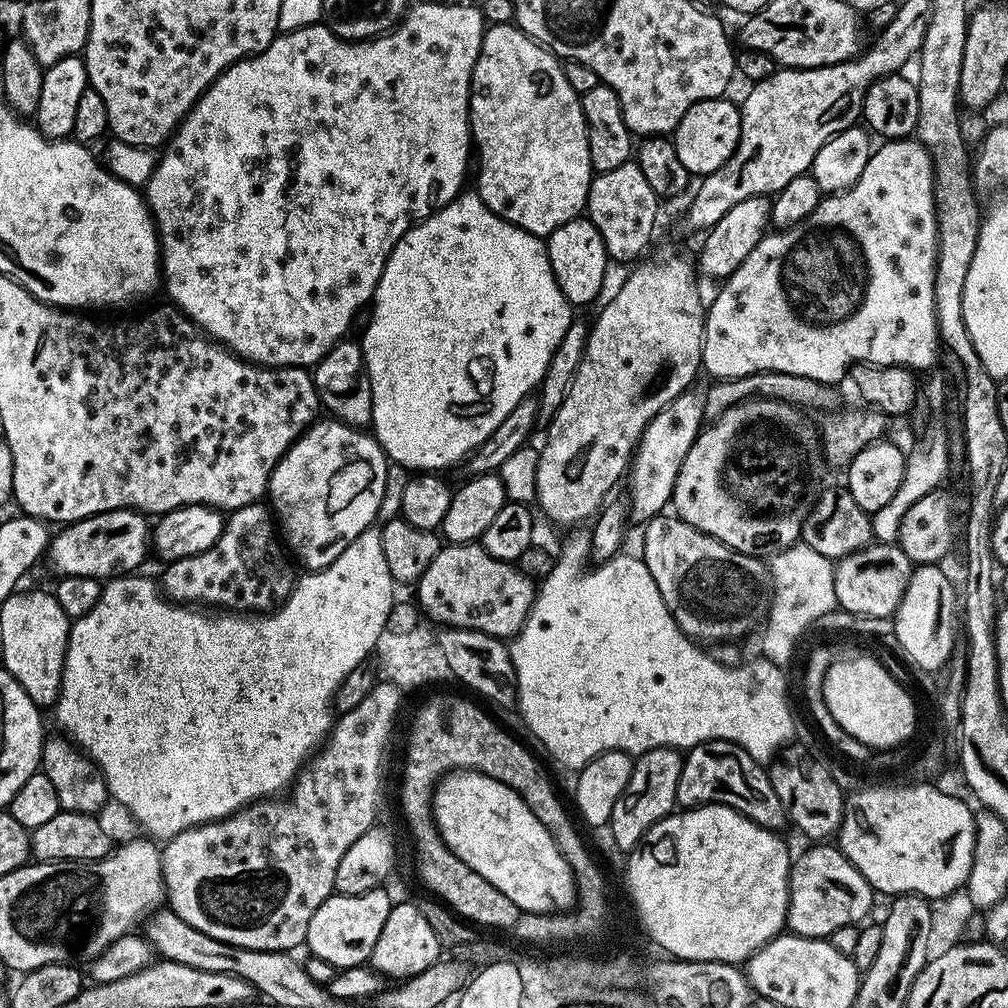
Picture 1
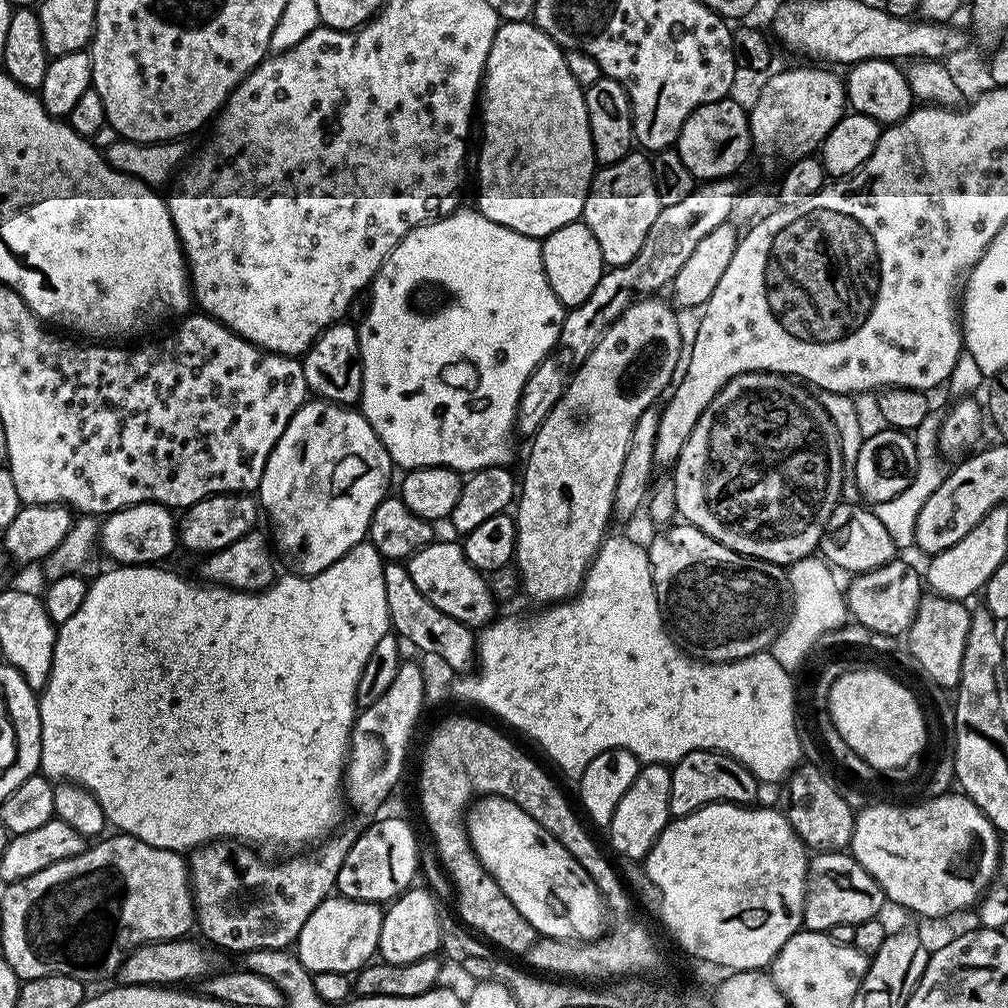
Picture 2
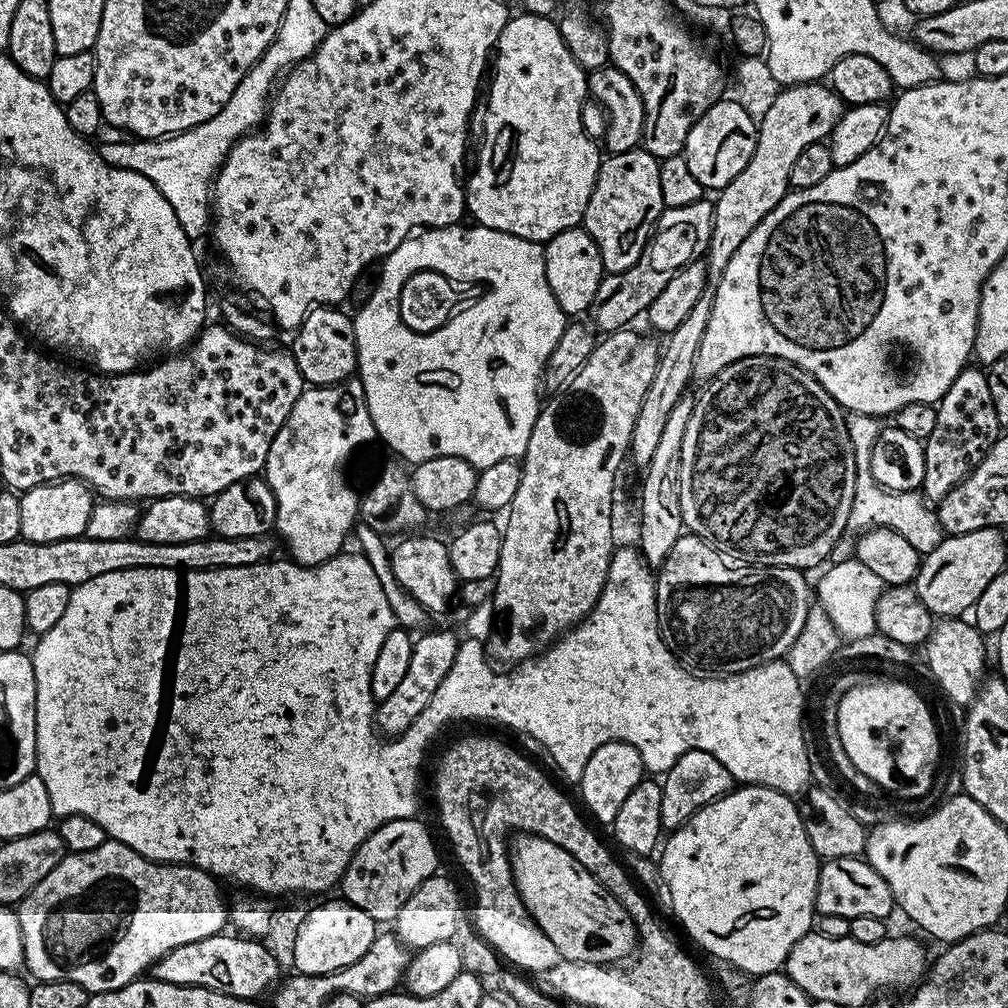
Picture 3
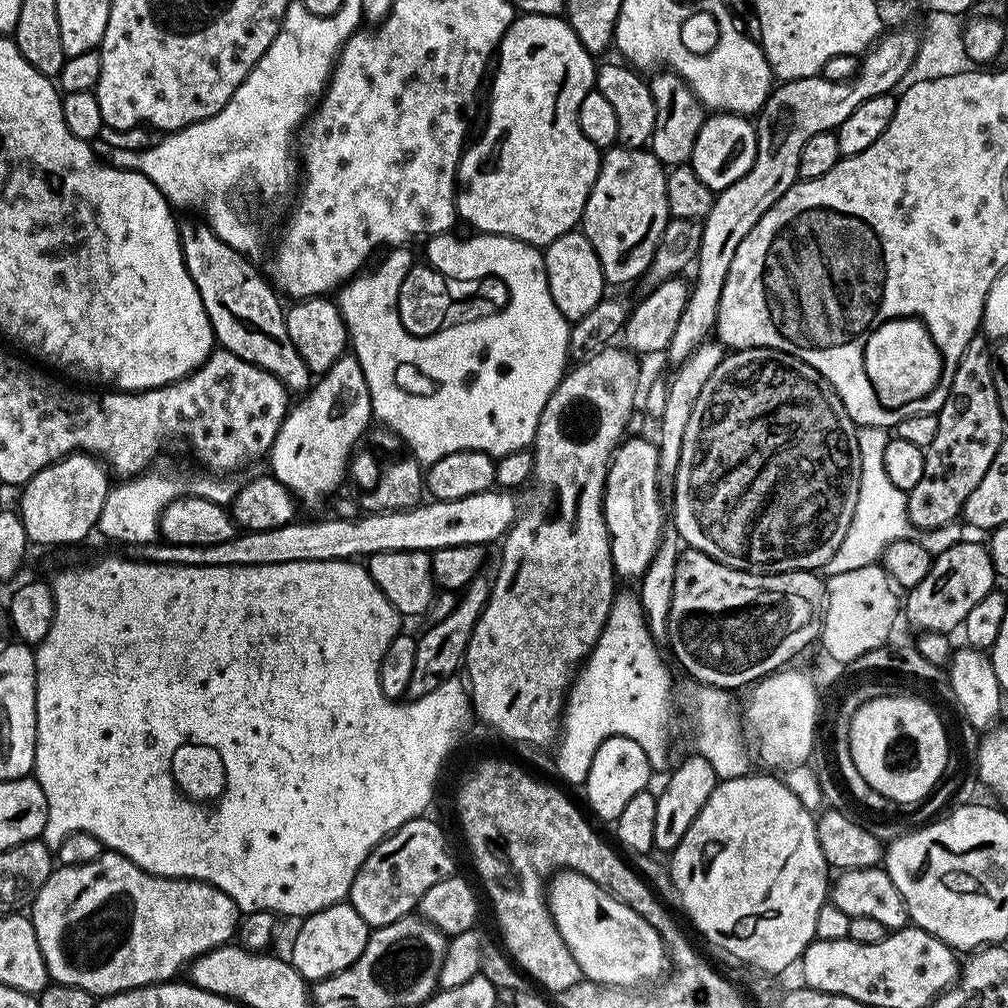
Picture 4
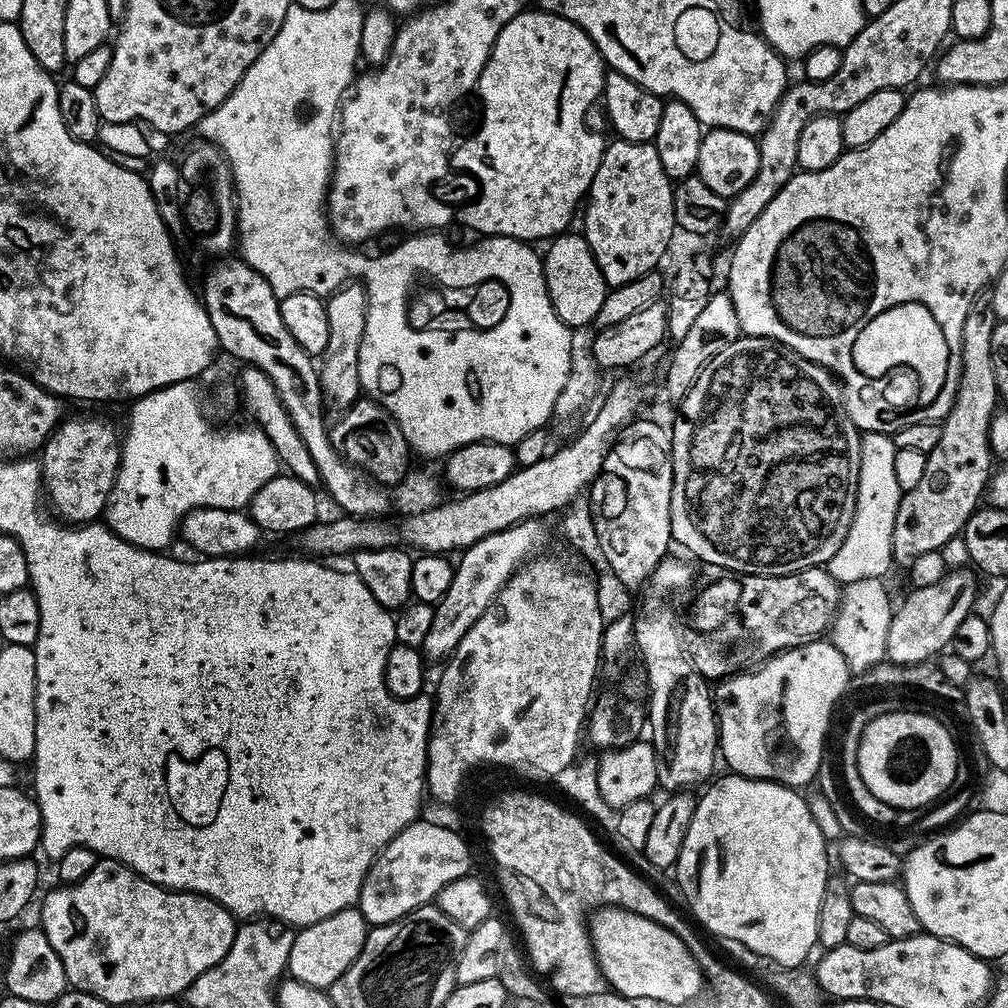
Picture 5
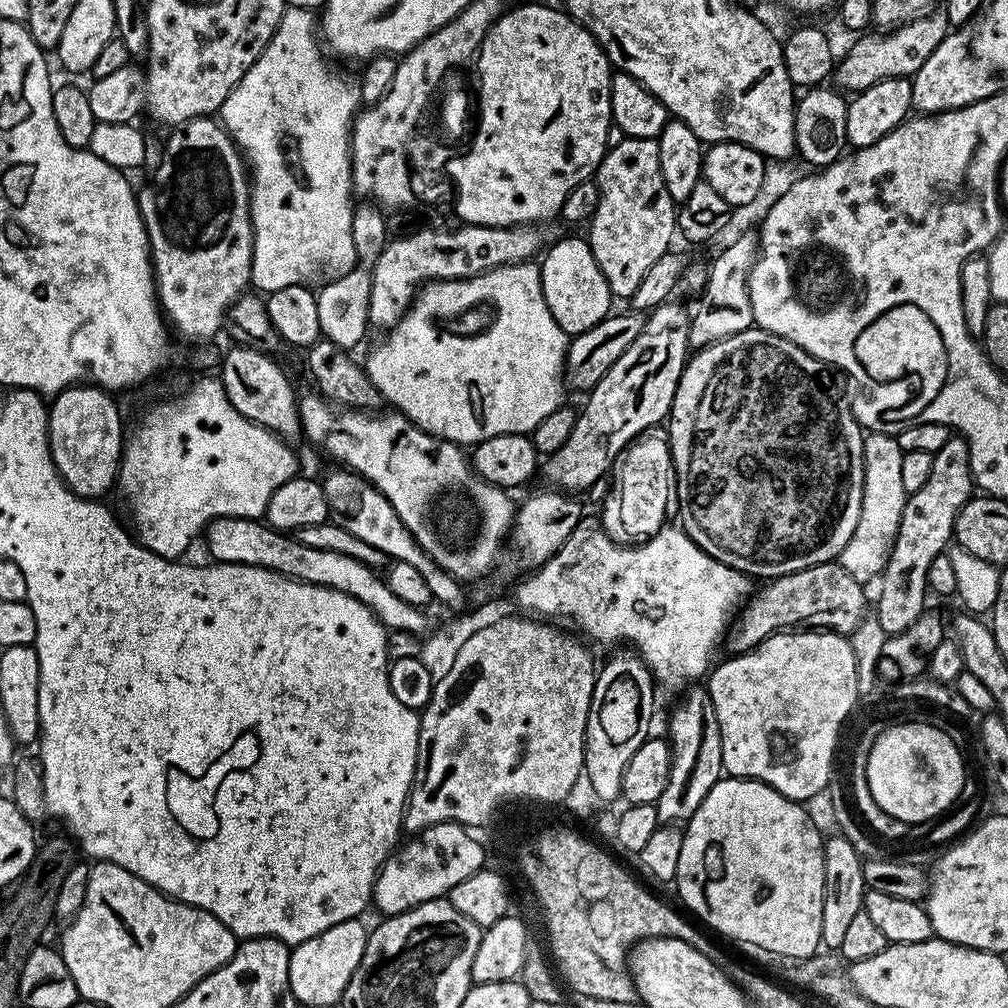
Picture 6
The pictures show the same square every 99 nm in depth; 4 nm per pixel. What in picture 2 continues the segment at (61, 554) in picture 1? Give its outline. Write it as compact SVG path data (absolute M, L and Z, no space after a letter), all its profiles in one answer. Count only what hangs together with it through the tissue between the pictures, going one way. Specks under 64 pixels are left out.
M135 504L132 508L107 513L106 519L100 526L98 548L99 551L104 551L112 562L120 566L159 565L175 548L178 548L177 517L173 509L167 508L164 504Z

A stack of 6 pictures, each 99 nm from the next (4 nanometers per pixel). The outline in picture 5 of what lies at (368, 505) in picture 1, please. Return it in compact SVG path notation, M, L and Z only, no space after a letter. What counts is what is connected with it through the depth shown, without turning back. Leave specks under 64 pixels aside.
M349 282L332 293L326 300L326 322L330 322L330 342L319 361L320 384L323 397L336 410L350 407L361 399L360 375L358 374L358 354L364 341L366 314L368 313L368 292L363 283Z

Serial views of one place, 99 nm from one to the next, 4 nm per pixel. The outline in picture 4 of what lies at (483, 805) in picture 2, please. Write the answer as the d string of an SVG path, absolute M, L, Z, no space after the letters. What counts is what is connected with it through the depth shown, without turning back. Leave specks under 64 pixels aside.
M571 870L557 871L547 881L546 901L558 933L581 967L583 979L632 990L644 986L640 984L647 980L659 981L669 971L668 949L658 930L589 876Z

